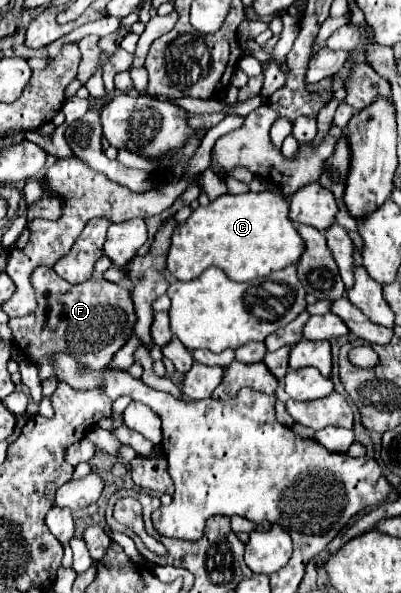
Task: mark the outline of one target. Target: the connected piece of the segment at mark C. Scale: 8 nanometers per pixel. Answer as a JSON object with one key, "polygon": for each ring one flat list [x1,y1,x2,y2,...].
{"polygon":[[277,187,261,193,227,193,207,207,197,207,171,235,167,271,179,281,189,281,215,265,233,281,251,281,297,263,305,245,297,237,287,209,289,205]]}

